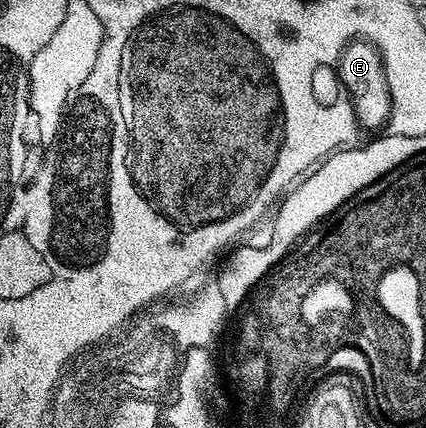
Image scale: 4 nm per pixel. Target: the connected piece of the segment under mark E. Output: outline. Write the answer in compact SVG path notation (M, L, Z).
M349 35L333 58L330 69L340 86L345 102L351 106L356 128L388 128L392 116L393 97L389 94L389 80L383 49L375 40L363 35Z

